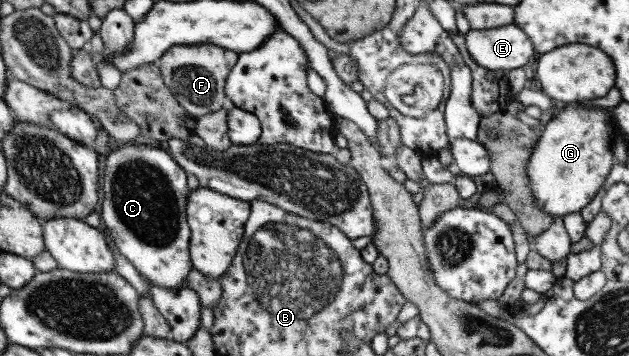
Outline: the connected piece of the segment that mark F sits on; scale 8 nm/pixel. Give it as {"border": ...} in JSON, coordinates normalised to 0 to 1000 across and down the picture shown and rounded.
{"border":[[[275,124],[266,138],[251,166],[250,191],[259,236],[294,315],[315,331],[361,295],[355,236],[377,171],[378,154],[374,146],[329,124],[304,124],[304,129]]]}

